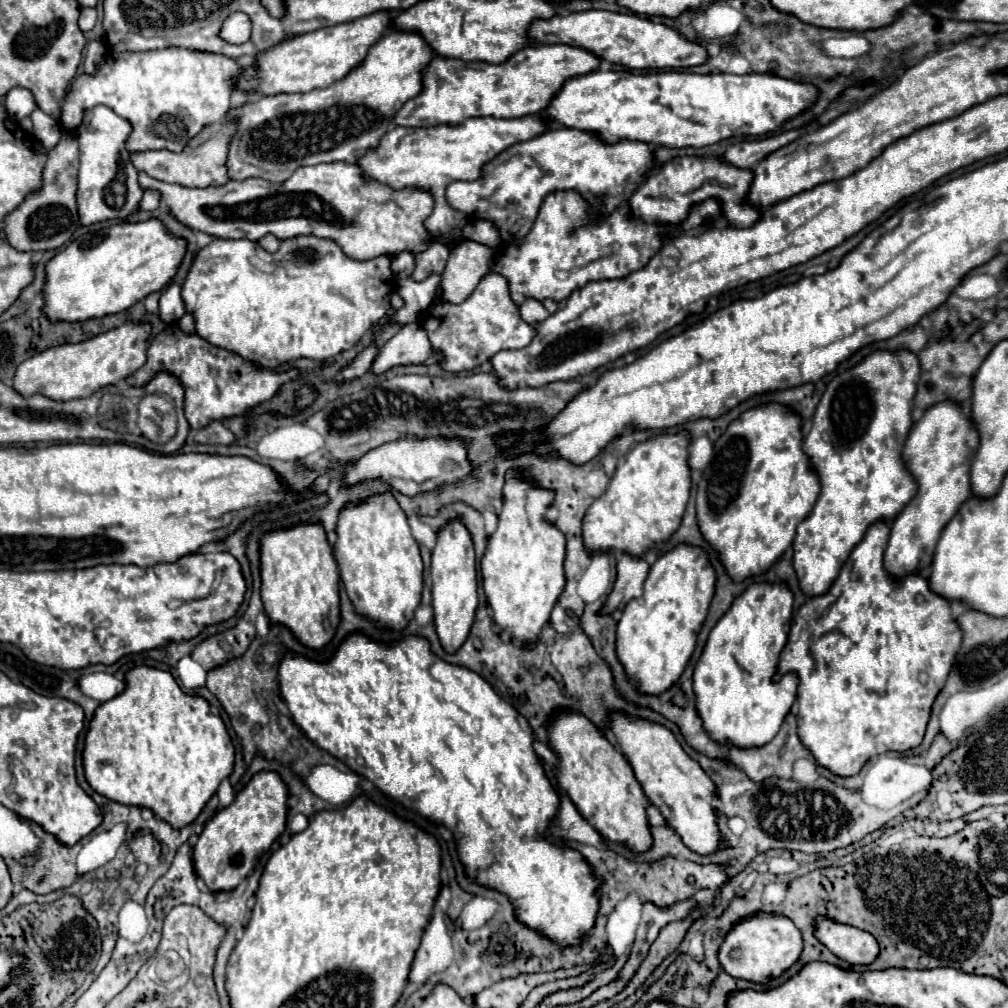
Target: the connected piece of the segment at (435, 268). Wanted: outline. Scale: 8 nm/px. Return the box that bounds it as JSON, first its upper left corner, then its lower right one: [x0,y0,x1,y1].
[412,242,448,282]

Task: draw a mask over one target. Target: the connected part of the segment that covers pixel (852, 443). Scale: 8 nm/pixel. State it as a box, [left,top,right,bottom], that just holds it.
[792,350,920,596]

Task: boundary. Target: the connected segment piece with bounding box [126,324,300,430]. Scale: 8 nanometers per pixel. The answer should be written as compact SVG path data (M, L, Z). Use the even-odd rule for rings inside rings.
M176 324L166 326L158 336L152 338L146 356L146 364L126 378L128 386L146 386L150 376L158 372L170 372L184 388L184 414L194 430L204 428L210 420L244 414L252 406L270 400L284 382L300 374L300 370L284 374L260 370L254 366L254 362L248 362L234 352L216 348L196 334L184 334Z

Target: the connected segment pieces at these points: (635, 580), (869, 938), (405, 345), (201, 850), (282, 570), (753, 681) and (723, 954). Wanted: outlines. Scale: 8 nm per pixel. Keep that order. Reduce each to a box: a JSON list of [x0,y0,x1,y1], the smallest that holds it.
[[600,554,648,614],[816,916,880,966],[372,324,432,374],[194,772,288,892],[260,524,340,650],[692,582,798,748],[718,912,802,984]]

